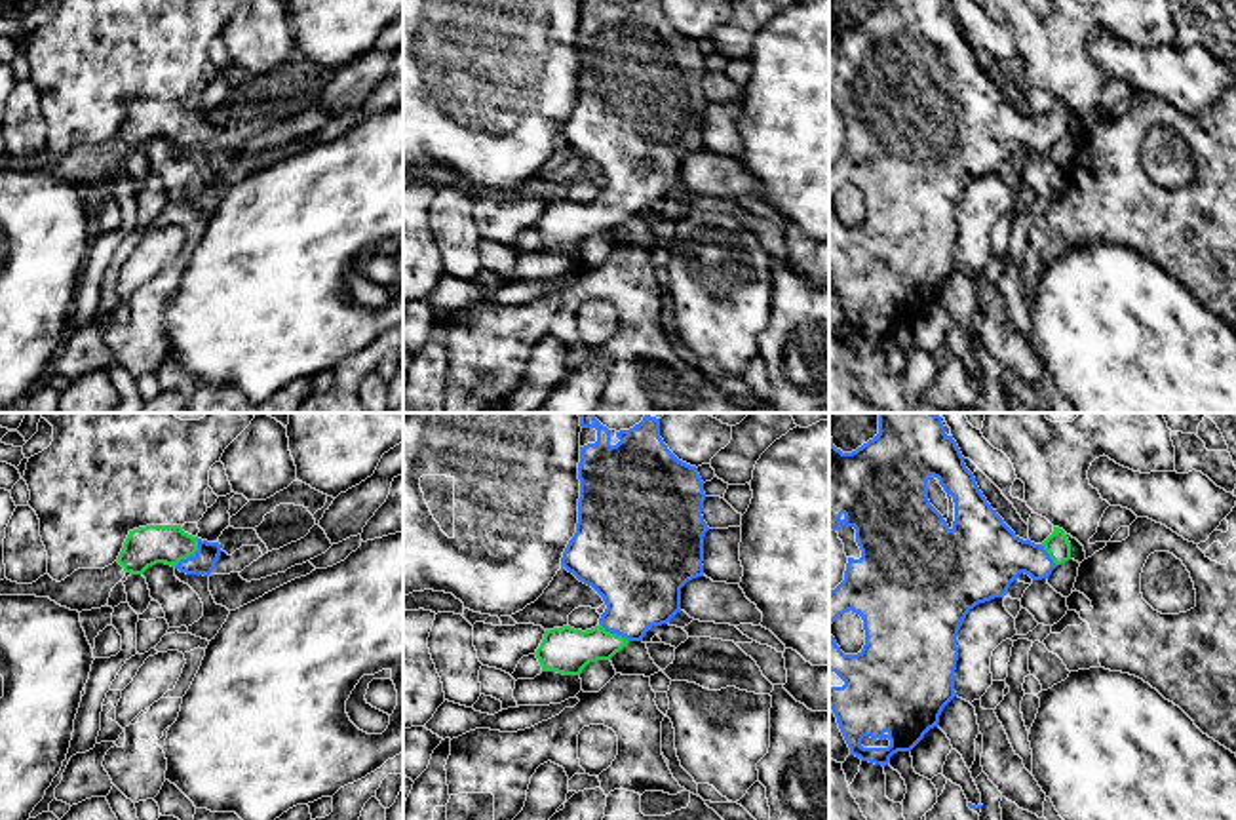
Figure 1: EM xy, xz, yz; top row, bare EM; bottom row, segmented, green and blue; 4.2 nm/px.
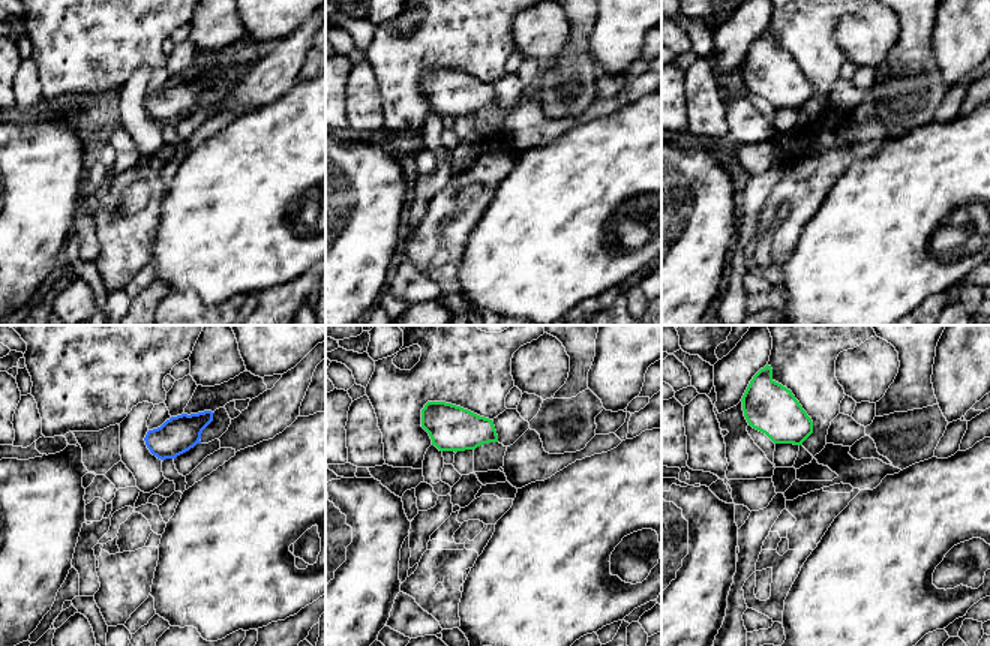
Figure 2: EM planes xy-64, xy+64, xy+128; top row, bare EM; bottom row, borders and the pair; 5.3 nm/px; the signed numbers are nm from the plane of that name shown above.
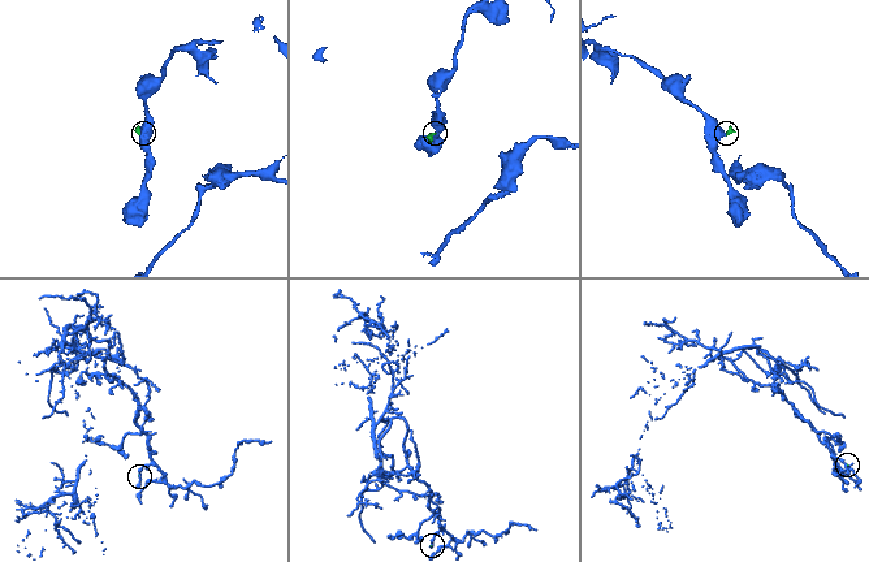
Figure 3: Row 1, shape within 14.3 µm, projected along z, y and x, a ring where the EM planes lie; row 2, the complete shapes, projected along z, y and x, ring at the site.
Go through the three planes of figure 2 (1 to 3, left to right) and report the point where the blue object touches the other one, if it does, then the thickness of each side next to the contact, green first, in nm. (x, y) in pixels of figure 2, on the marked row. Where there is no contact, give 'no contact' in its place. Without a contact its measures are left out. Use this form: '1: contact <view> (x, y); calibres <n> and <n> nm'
1: no contact
2: no contact
3: no contact

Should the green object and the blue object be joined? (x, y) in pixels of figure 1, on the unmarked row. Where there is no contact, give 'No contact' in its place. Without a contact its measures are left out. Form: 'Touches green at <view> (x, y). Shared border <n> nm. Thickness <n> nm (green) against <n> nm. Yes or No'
Touches green at xy (191, 128). Shared border 160 nm. Thickness 170 nm (green) against 100 nm. Yes

